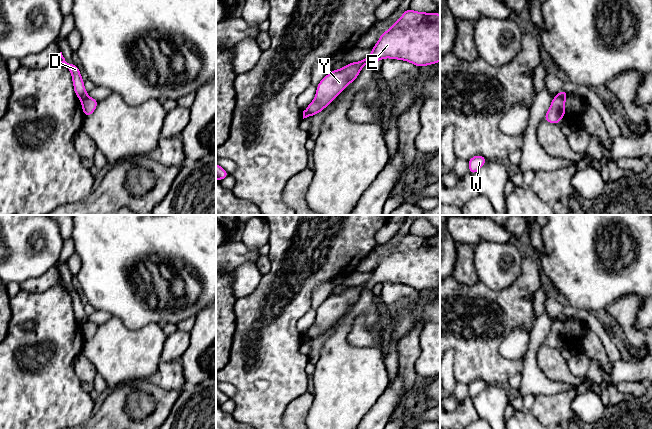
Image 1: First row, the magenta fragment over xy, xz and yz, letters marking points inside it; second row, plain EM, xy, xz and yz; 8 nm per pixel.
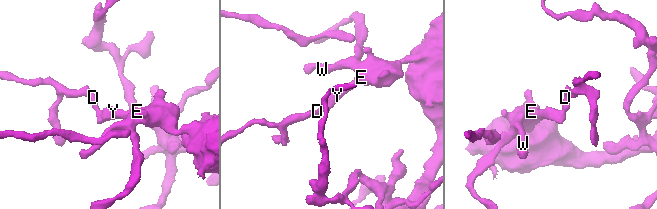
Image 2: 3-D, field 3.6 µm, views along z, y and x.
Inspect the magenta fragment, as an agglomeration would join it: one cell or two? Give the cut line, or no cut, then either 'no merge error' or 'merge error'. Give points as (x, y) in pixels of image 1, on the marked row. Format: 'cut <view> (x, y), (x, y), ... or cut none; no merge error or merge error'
cut yz (558, 94), (564, 99); merge error

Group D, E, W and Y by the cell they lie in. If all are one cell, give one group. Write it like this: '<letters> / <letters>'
D / E W Y

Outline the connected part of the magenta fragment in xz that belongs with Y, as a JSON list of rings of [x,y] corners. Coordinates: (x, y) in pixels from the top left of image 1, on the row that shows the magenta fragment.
[[[408,8],[401,18],[394,22],[391,28],[382,33],[377,44],[372,48],[371,54],[365,59],[349,63],[340,70],[332,70],[317,85],[317,92],[314,100],[308,105],[306,111],[310,116],[321,112],[328,106],[346,87],[359,75],[361,68],[372,65],[376,60],[384,58],[405,60],[417,67],[435,64],[440,61],[440,15],[436,12],[416,12]]]

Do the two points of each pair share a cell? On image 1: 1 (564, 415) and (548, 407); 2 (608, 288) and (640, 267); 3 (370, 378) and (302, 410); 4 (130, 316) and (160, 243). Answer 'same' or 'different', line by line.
1: same
2: same
3: different
4: same

